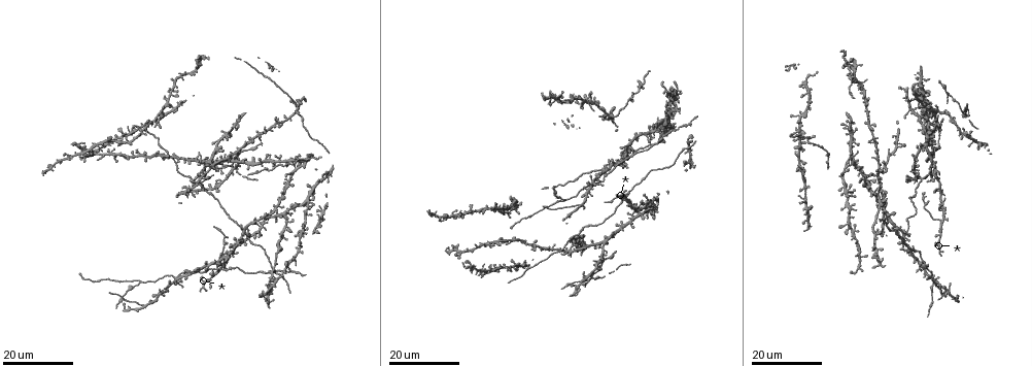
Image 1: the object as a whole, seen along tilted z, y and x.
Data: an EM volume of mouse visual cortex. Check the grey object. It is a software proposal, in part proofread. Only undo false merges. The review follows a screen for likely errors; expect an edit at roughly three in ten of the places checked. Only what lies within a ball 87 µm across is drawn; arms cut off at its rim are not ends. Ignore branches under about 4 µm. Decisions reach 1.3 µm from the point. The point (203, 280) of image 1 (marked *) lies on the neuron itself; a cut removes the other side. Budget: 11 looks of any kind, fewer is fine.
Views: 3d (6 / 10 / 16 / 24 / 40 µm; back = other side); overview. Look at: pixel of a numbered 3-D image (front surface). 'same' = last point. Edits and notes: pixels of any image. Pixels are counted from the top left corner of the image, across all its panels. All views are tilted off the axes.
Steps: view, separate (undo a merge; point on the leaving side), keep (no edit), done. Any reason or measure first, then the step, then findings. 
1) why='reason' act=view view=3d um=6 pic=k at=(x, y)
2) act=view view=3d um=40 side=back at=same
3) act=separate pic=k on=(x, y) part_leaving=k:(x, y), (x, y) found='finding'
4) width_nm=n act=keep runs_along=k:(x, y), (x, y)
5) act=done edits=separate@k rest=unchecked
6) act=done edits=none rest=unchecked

why='a fork' act=view view=3d um=24 pic=1 at=(139, 281)

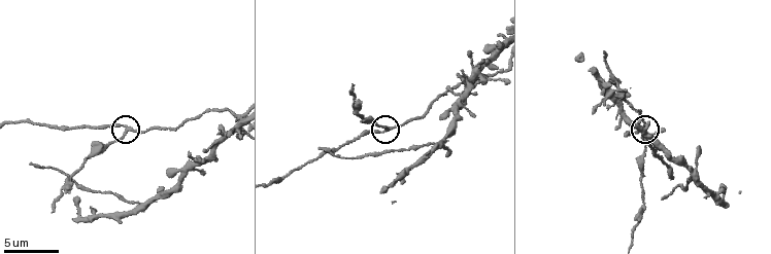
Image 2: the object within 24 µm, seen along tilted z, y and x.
act=view view=3d um=10 pic=2 at=(388, 130)

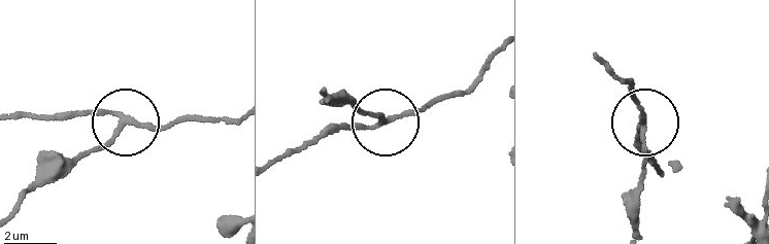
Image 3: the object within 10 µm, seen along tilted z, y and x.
arms=3 act=separate pic=3 on=(93, 147) part_leaving=3:(123, 126), (53, 171), (13, 213) found='a second neuron is stuck on'

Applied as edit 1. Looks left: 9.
act=view view=overview

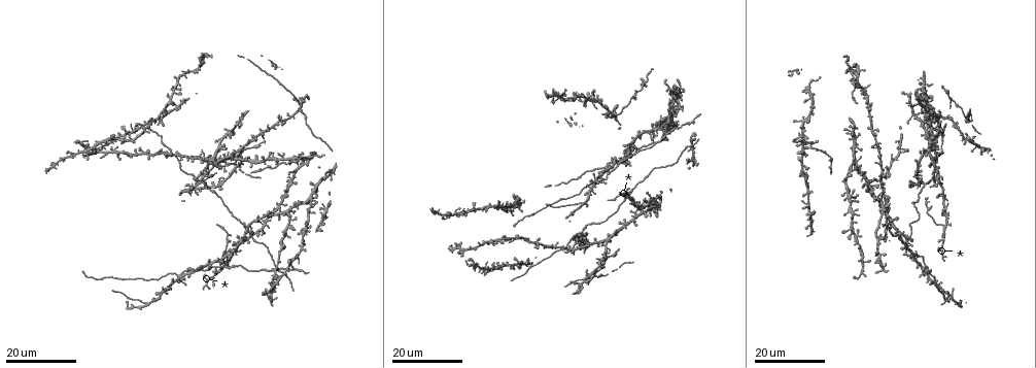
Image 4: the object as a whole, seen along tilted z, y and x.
why='branch point' act=view view=3d um=24 pic=4 at=(594, 269)

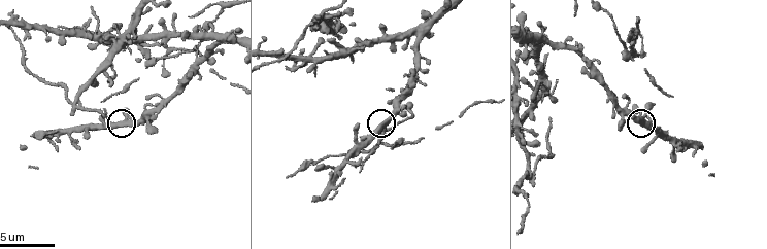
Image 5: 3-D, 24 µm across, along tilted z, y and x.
act=view view=3d um=6 pic=5 at=(644, 119)

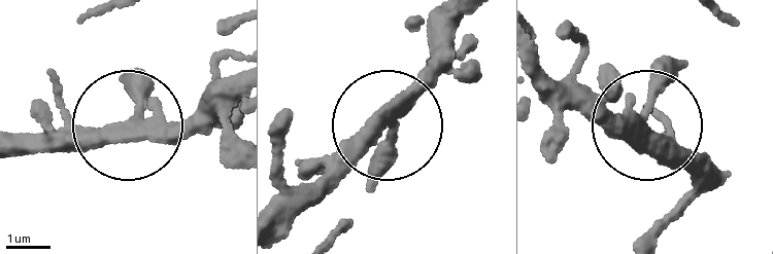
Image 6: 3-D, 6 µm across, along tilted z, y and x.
width_nm=310 act=keep runs_along=6:(534, 59), (549, 78), (598, 91), (657, 133), (711, 189) found='all the same neuron'

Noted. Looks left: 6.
why='three arms meet' act=view view=3d um=10 pic=5 at=(74, 104)

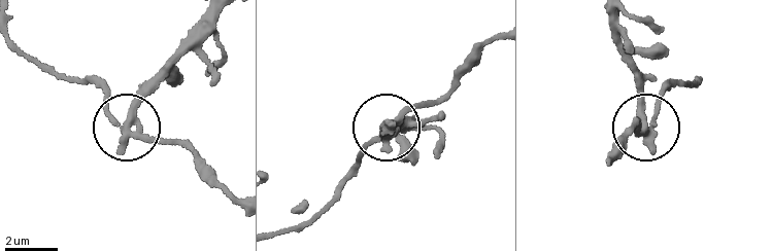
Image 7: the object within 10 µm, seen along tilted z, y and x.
arms=3 act=separate pic=7 on=(139, 97) found='a second neuron is stuck on'

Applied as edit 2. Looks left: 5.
act=view view=overview

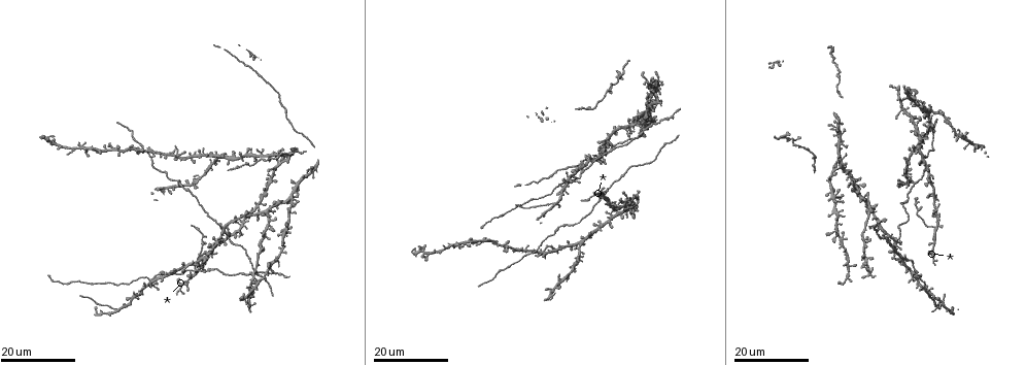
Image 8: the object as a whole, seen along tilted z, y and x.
why='a fork' act=view view=3d um=16 pic=8 at=(607, 205)

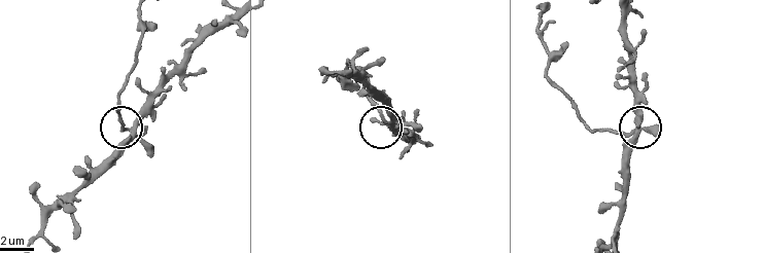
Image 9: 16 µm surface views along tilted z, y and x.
why='closer look' act=view view=3d um=10 pic=9 at=(384, 117)

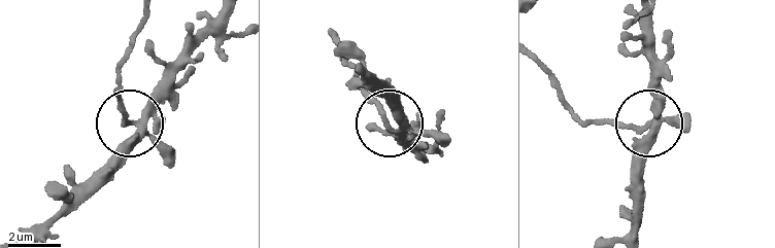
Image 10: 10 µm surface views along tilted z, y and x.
width_nm=240 act=separate pic=10 on=(118, 105) found='a second neuron is stuck on'

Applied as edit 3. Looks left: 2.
why='three arms meet' act=view view=3d um=16 pic=2 at=(617, 82)

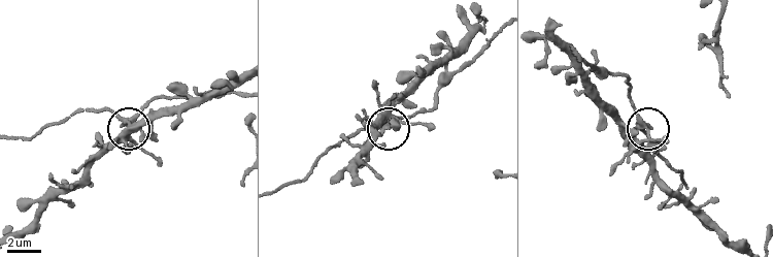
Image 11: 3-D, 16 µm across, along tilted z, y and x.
width_nm=230 act=keep found='all the same neuron'

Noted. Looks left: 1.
act=done edits=separate@3,separate@7,separate@10 rest=unchecked

